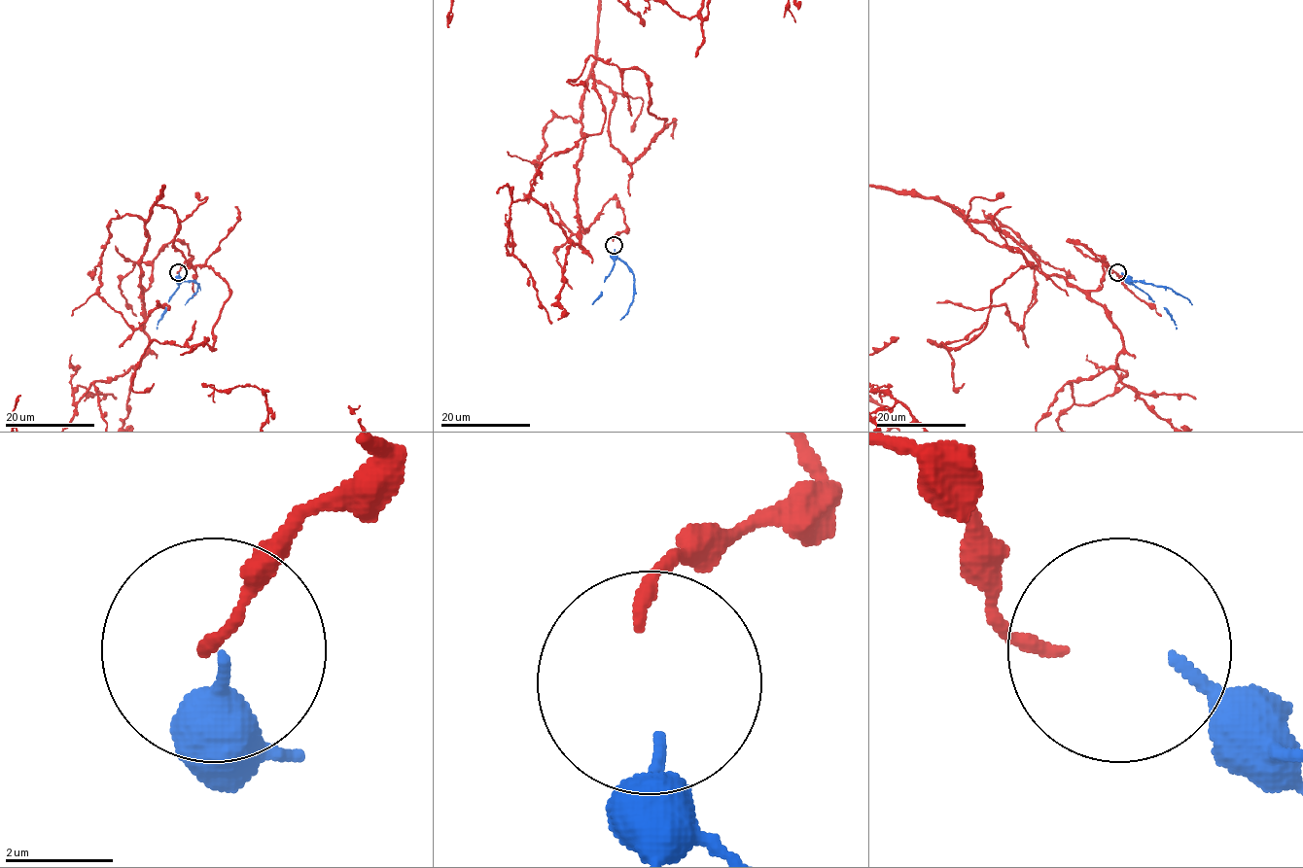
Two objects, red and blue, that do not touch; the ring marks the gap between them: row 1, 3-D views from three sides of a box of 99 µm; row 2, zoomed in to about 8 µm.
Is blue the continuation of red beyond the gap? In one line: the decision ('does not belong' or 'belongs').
does not belong

